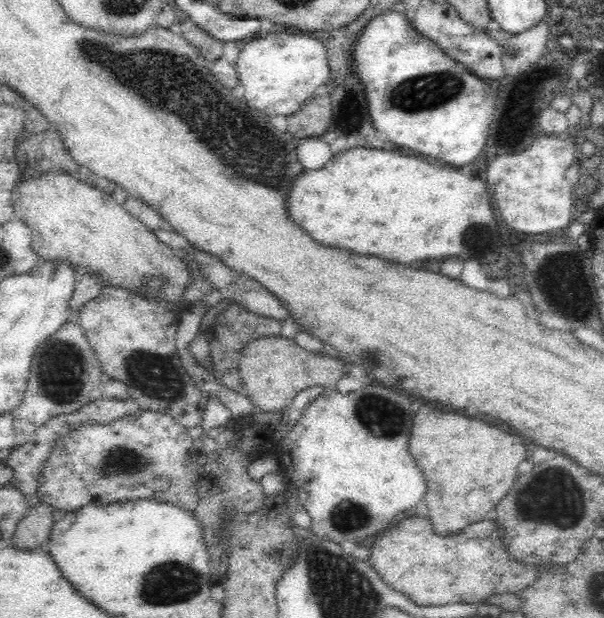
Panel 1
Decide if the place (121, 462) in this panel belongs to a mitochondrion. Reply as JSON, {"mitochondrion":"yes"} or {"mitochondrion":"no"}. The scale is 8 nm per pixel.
{"mitochondrion":"yes"}

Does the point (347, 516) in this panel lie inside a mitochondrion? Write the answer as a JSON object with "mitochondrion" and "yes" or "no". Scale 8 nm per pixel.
{"mitochondrion":"yes"}

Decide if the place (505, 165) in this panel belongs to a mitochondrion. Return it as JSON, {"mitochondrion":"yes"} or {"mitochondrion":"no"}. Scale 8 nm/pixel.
{"mitochondrion":"no"}

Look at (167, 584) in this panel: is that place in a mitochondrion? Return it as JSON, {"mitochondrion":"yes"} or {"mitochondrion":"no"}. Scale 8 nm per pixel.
{"mitochondrion":"yes"}

